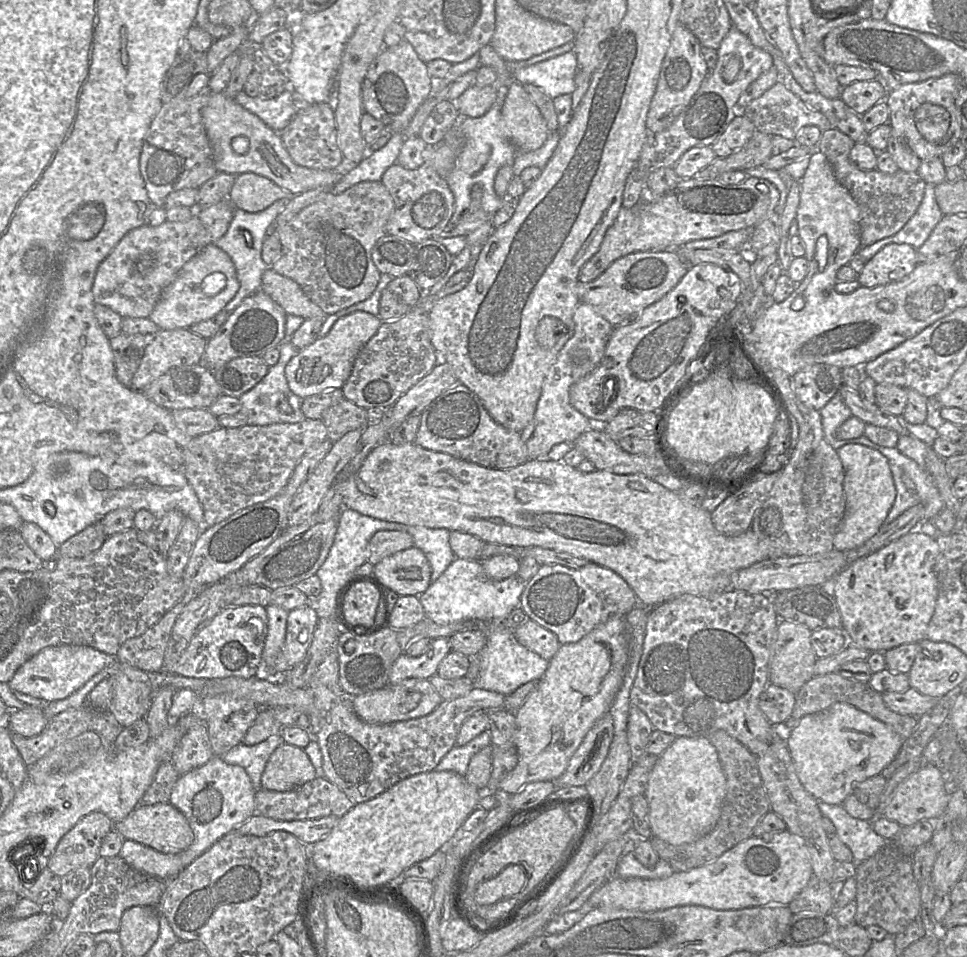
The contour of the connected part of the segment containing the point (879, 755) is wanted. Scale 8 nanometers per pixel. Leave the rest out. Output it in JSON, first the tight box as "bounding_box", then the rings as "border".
{"bounding_box":[787,702,904,805],"border":[[[837,702],[829,708],[804,716],[787,738],[796,774],[803,787],[817,800],[832,805],[842,805],[853,786],[888,767],[900,752],[904,739],[885,723],[874,719],[856,707]]]}

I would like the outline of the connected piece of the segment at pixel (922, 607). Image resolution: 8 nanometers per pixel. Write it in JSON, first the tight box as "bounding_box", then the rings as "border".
{"bounding_box":[833,530,939,653],"border":[[[912,530],[879,550],[852,561],[833,578],[834,598],[848,643],[869,652],[884,653],[902,644],[919,643],[926,638],[926,631],[938,597],[934,565],[939,551],[937,537]]]}

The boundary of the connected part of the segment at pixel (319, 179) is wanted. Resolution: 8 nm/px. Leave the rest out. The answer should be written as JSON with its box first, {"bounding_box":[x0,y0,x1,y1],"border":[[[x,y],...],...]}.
{"bounding_box":[202,92,345,195],"border":[[[209,92],[208,102],[202,110],[202,121],[218,172],[235,176],[252,172],[272,180],[293,195],[316,188],[331,188],[341,180],[345,172],[344,168],[321,170],[296,164],[286,150],[278,132],[234,99],[228,98],[223,92]]]}

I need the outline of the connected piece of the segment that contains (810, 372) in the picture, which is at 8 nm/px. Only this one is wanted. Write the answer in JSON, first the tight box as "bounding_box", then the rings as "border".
{"bounding_box":[791,363,843,410],"border":[[[819,363],[791,377],[796,396],[808,407],[821,410],[843,385],[842,368]]]}

